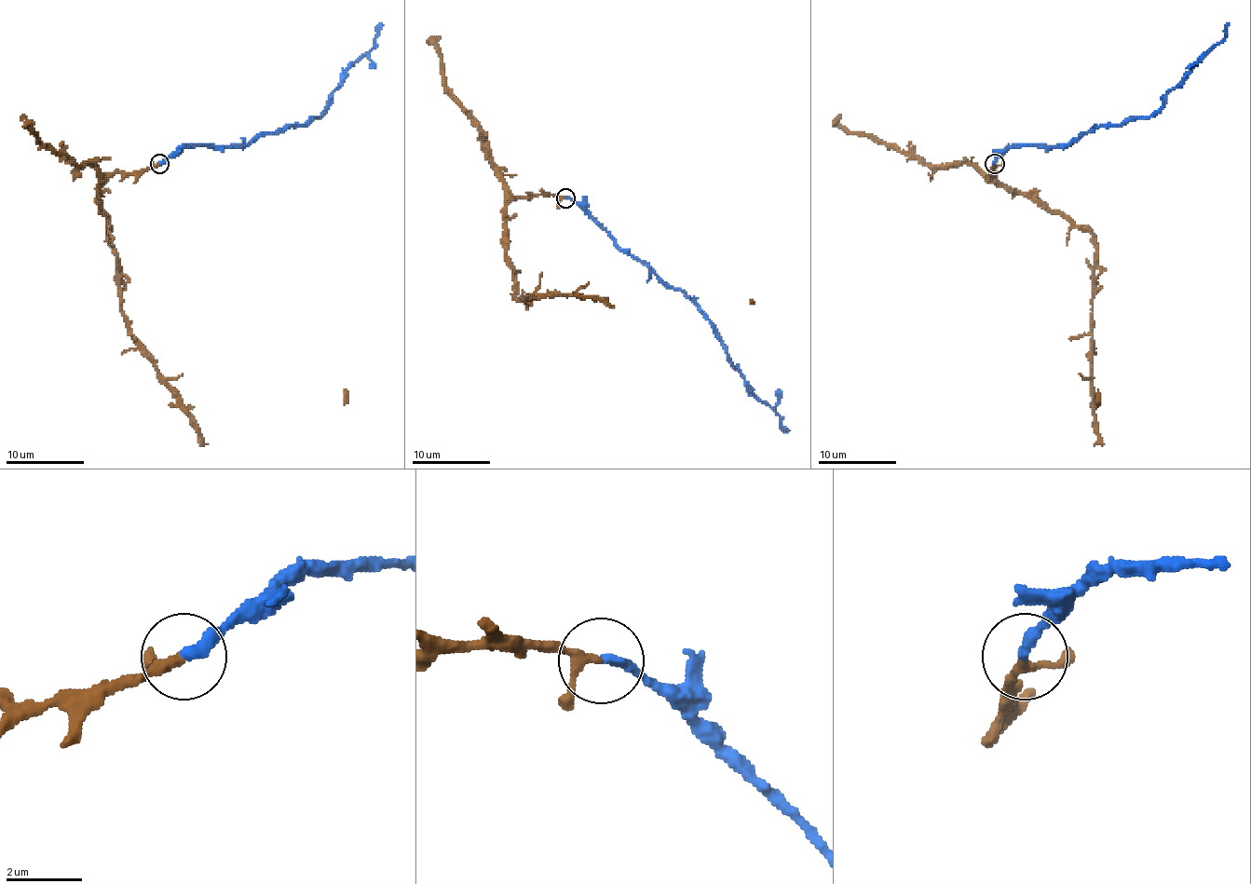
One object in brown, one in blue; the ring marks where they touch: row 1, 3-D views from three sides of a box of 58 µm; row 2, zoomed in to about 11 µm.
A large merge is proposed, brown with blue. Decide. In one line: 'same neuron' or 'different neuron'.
same neuron

